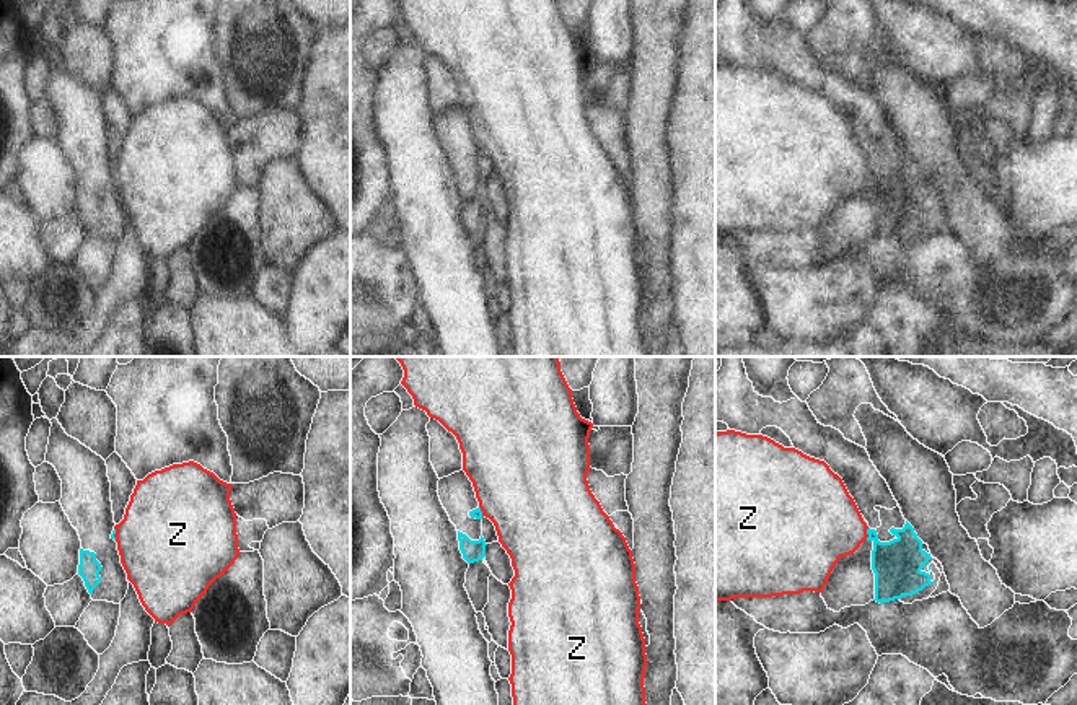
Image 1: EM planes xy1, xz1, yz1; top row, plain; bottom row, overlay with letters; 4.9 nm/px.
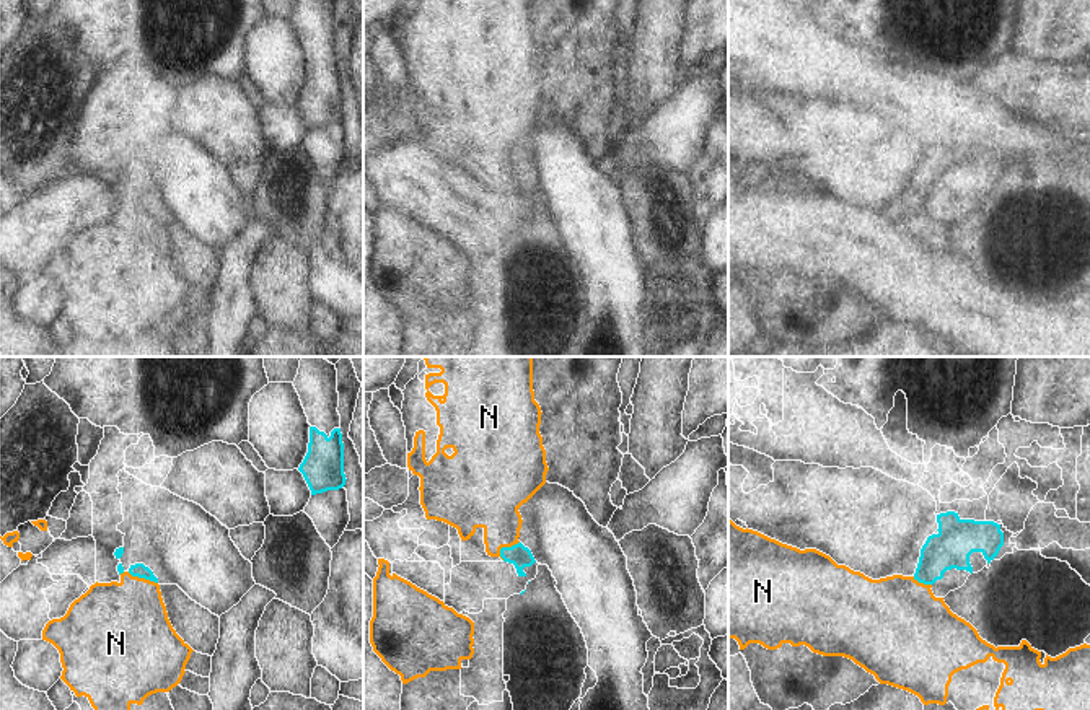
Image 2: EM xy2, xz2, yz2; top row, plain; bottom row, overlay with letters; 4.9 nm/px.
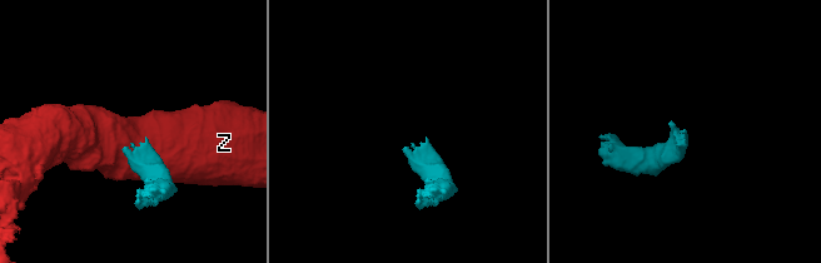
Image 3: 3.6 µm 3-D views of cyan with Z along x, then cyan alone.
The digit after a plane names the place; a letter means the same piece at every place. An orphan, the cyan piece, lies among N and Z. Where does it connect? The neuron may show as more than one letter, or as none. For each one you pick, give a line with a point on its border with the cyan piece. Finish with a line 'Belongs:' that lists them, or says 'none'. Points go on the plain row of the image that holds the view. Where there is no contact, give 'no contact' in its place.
Belongs: none

